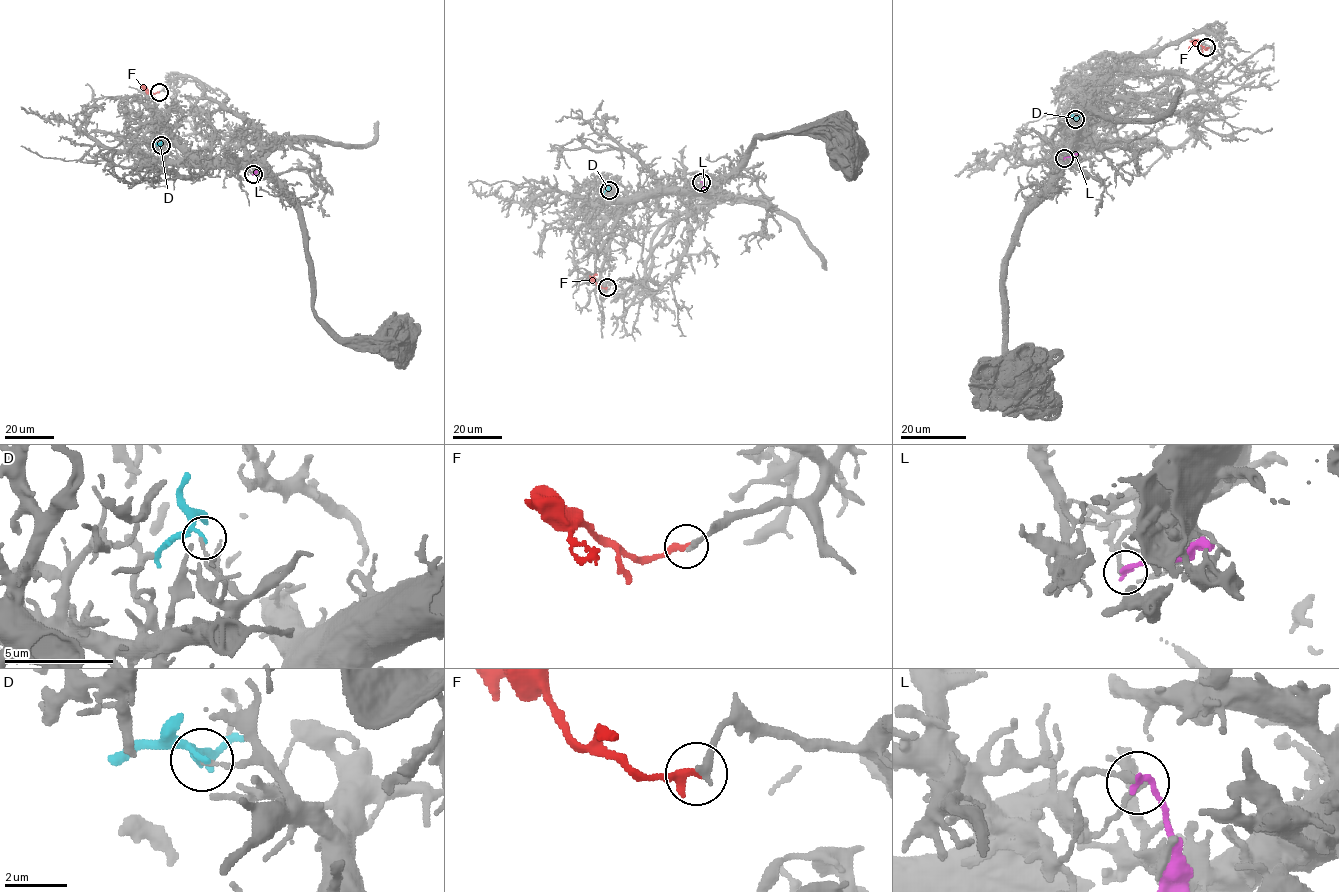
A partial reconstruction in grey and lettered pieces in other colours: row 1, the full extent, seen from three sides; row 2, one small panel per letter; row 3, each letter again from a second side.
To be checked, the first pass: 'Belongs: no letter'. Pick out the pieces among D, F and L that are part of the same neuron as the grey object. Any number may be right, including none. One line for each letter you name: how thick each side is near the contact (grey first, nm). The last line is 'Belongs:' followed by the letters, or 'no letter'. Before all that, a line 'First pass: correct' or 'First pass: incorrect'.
First pass: correct
Belongs: no letter

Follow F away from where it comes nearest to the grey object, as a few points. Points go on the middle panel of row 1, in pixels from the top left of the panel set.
F: (606, 288), (595, 282), (594, 275), (597, 274)

